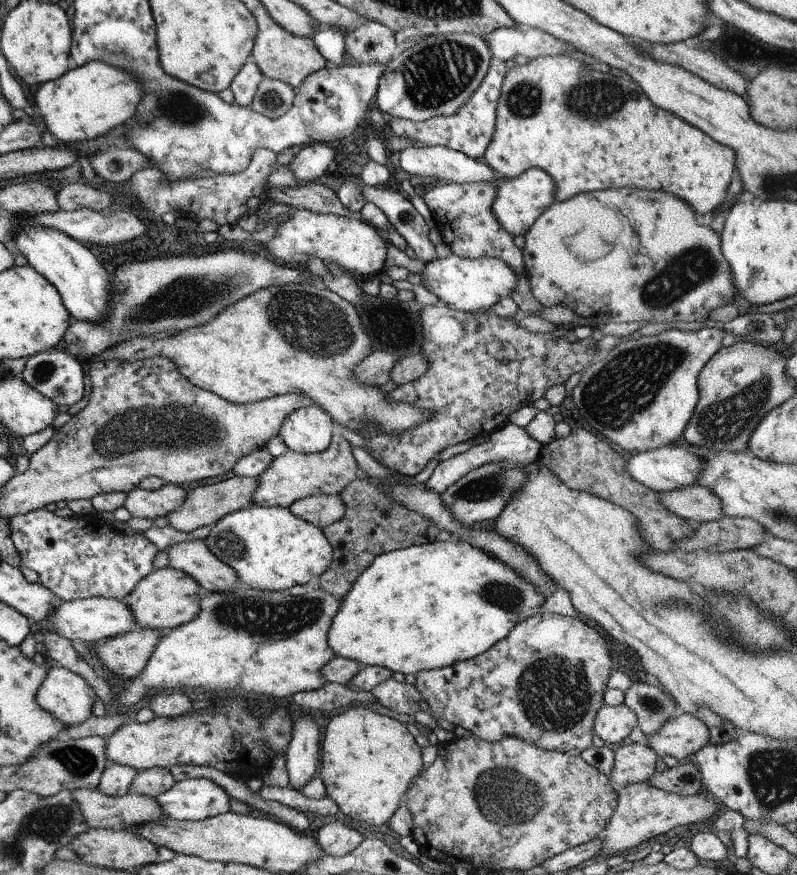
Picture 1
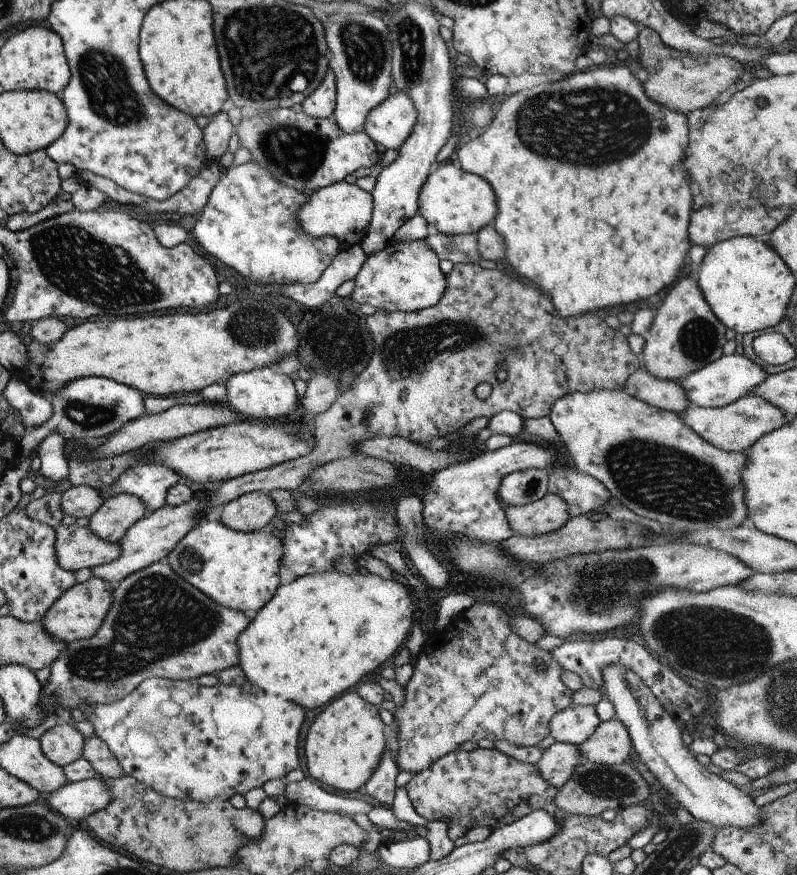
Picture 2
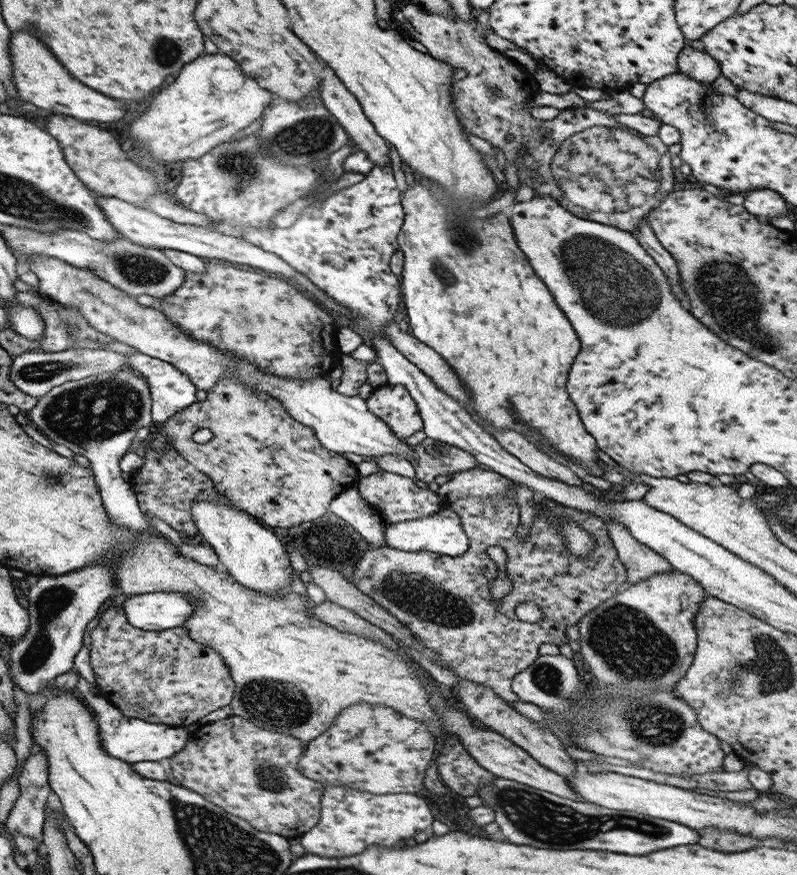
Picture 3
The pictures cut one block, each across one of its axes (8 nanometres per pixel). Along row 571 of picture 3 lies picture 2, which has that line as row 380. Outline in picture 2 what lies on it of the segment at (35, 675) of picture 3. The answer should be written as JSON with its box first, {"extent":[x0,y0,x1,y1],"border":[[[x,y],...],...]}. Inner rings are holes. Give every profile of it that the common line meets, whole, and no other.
{"extent":[18,377,146,462],"border":[[[86,377],[68,383],[63,389],[47,397],[52,407],[51,417],[38,428],[26,430],[21,437],[18,462],[28,456],[31,449],[50,433],[60,434],[64,441],[68,439],[85,441],[99,439],[117,431],[144,415],[143,400],[146,397],[136,389],[102,377]]]}

